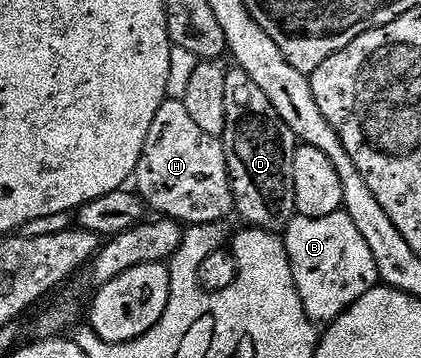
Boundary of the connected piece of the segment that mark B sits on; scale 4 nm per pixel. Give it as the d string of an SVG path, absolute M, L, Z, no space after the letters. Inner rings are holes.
M342 209L329 217L316 219L296 214L285 228L285 242L295 288L299 290L301 301L311 305L307 307L307 316L316 325L334 323L347 308L380 282L377 261L373 261L365 237L361 237L357 225L353 225ZM311 303L324 303L324 307L313 307Z

